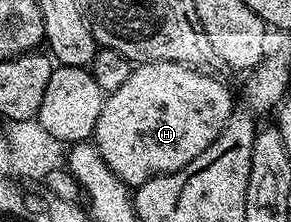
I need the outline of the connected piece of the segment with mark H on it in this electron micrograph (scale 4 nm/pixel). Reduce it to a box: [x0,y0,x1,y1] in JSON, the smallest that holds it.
[93,62,233,186]

